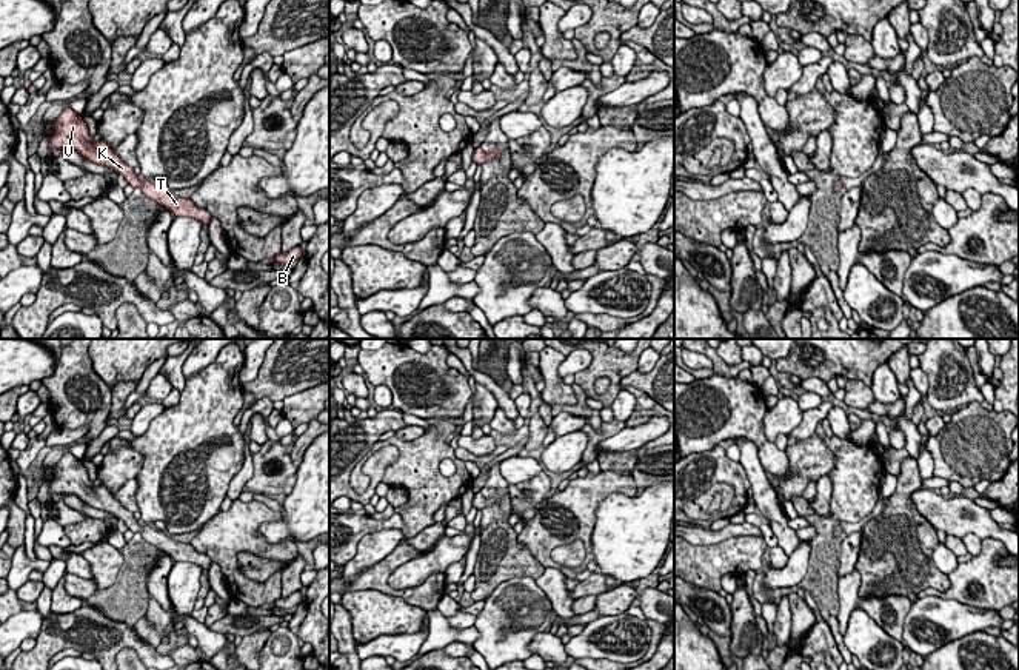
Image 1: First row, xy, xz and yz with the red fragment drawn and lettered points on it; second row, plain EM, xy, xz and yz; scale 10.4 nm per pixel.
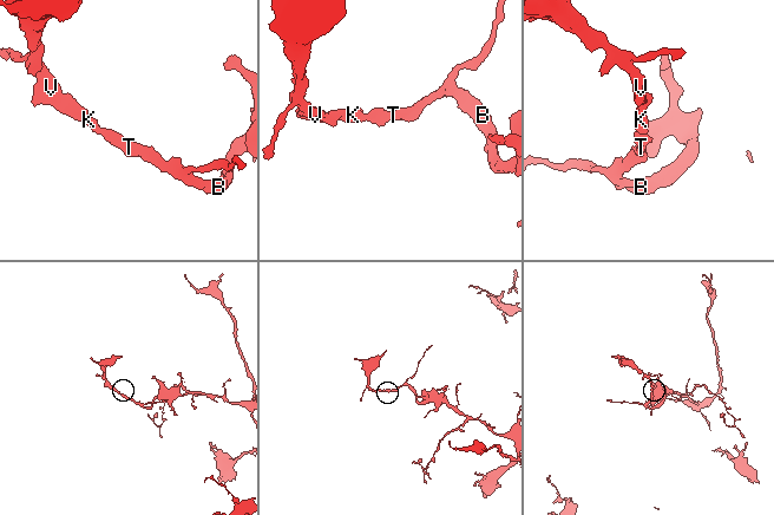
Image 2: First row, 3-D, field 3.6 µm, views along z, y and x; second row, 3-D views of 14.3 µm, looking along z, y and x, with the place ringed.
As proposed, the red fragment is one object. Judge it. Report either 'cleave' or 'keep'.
keep

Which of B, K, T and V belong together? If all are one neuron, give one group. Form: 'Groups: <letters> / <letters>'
Groups: B K T V

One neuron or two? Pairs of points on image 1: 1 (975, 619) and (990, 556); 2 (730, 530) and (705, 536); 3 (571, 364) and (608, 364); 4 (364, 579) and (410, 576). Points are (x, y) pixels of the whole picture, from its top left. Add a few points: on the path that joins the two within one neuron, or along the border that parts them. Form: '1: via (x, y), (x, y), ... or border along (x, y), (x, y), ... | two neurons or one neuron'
1: border along (942, 598), (955, 598), (968, 606), (998, 612) | two neurons
2: via (724, 533), (711, 536) | one neuron
3: border along (593, 355), (588, 365), (574, 375) | two neurons
4: border along (416, 556), (402, 562), (390, 575), (390, 587) | two neurons

